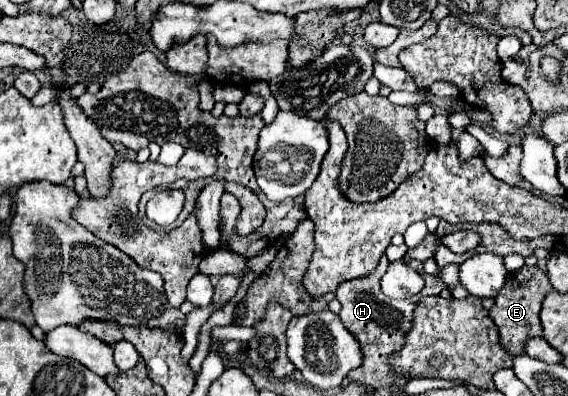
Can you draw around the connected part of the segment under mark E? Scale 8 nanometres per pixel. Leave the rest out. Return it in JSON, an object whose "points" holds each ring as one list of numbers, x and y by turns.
{"points":[[524,265,520,271,508,275,504,287,494,297,494,307,490,309,490,317,500,331,500,343,504,343,508,353,512,353,512,355,524,353,522,351,524,341,530,337,542,335,538,313,540,313,540,307,542,307,546,293,550,293,550,291,552,291,552,285,548,281,546,273,538,265,532,265,532,267]]}

